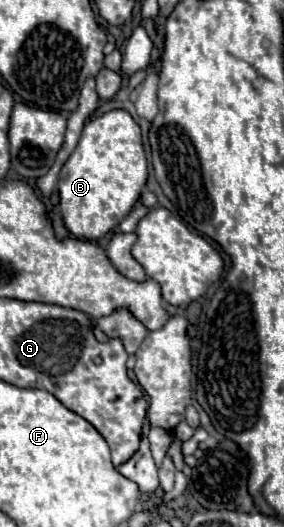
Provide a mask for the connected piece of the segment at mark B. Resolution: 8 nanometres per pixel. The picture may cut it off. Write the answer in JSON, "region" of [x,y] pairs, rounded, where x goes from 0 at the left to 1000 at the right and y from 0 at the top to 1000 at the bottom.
{"region":[[[394,207],[296,237],[289,260],[211,324],[211,404],[261,450],[345,454],[408,435],[493,378],[521,340],[521,306],[493,241],[437,207]]]}

